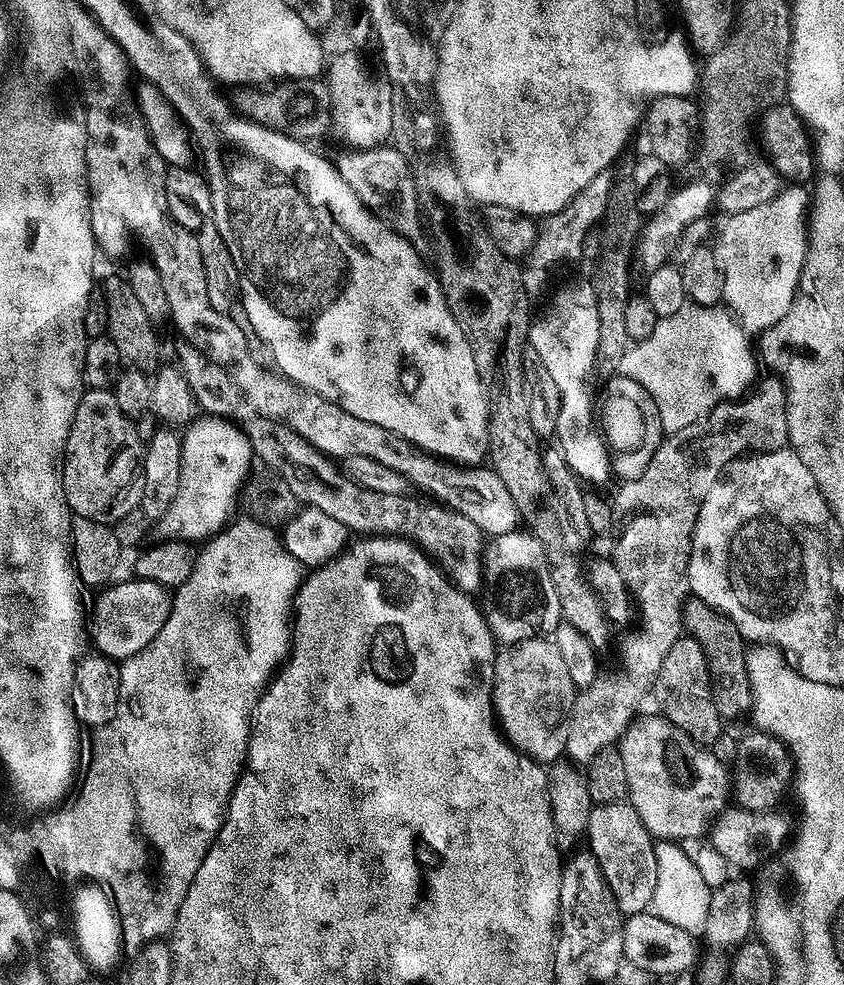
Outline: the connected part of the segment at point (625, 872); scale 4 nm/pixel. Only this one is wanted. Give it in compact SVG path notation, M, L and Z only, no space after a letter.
M627 796L599 801L592 810L590 836L596 839L603 871L610 881L619 907L628 914L647 909L652 904L656 881L654 842L649 827L642 822L632 801Z

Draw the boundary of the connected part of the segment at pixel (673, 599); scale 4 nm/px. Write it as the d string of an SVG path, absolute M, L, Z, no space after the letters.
M763 382L759 385L757 385L756 387L746 389L745 392L739 393L739 395L737 395L735 397L735 399L733 399L731 401L731 403L729 403L727 406L721 408L719 412L713 412L711 416L701 416L699 420L691 420L690 422L686 422L685 424L673 427L670 431L668 431L666 433L666 435L664 435L664 441L662 442L662 446L658 446L658 454L654 454L654 458L650 458L650 466L646 466L646 470L642 470L642 474L638 474L637 476L627 477L627 479L625 479L624 485L622 485L622 487L618 491L616 491L616 493L611 497L612 510L610 513L610 519L612 519L612 525L609 526L608 530L606 528L606 540L607 540L607 536L608 536L608 554L606 554L606 556L607 556L607 559L609 561L611 561L612 564L618 568L618 573L622 574L622 579L624 582L626 582L626 589L632 598L632 603L634 603L638 607L638 612L639 612L640 618L643 618L643 620L642 620L643 632L638 632L636 634L628 635L622 644L622 662L624 664L624 676L625 676L624 680L602 680L602 681L600 681L598 686L595 688L594 695L591 696L590 702L587 704L585 710L583 707L582 709L579 709L576 712L575 718L574 718L574 724L573 724L573 726L570 726L569 737L567 738L567 742L564 747L565 751L567 753L570 753L571 759L573 761L578 762L578 760L581 760L581 762L584 763L584 766L591 765L591 762L592 762L594 756L596 756L596 754L598 754L599 751L601 751L601 749L603 749L604 745L611 743L611 742L616 742L618 735L619 735L619 732L625 726L625 724L627 724L627 720L629 720L629 716L631 715L631 713L633 713L634 710L636 710L637 708L639 708L641 706L642 701L644 700L644 699L642 699L644 694L647 691L650 692L651 688L655 685L657 674L658 674L659 670L661 669L663 657L665 657L667 650L671 647L671 645L673 643L675 643L675 639L677 639L678 637L680 637L684 634L684 631L682 628L683 604L685 602L685 598L690 594L690 588L688 588L688 580L691 581L693 579L692 563L694 562L694 542L698 538L698 522L702 518L702 510L706 510L706 502L710 502L710 494L718 486L718 482L720 481L720 479L722 479L723 476L728 473L728 469L731 468L732 465L736 463L736 461L742 460L746 456L751 456L753 452L768 452L769 450L771 450L771 448L783 448L783 447L785 447L785 445L787 445L789 443L788 431L786 430L786 406L784 405L784 390L779 383L776 383L776 382L774 382L774 384L770 384L770 383L772 383L772 382Z

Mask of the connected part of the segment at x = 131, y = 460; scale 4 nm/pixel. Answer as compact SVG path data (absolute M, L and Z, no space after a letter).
M88 386L81 391L80 401L74 410L74 422L66 438L60 470L60 485L72 516L87 516L90 520L115 522L122 514L139 505L144 481L142 457L146 448L136 424L137 421L130 414L126 414L126 410L122 410L122 405L119 404L112 388Z

